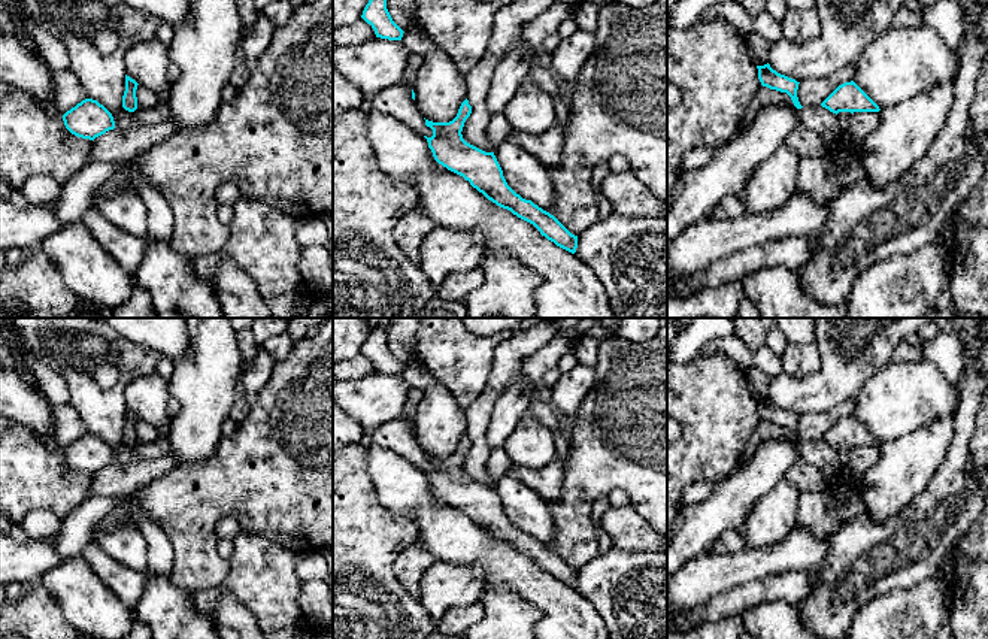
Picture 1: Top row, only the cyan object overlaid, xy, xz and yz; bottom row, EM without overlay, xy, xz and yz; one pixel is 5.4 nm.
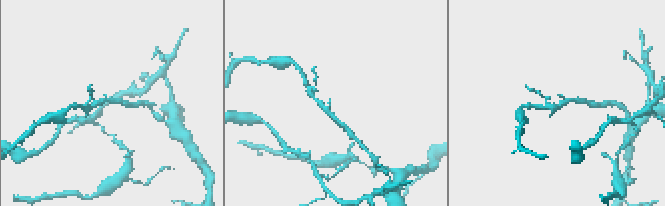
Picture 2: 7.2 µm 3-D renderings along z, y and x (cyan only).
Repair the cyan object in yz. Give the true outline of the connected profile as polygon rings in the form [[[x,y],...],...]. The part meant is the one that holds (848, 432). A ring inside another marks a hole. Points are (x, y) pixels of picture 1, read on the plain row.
[[[854,417],[839,420],[822,437],[833,448],[879,446],[879,440]]]

